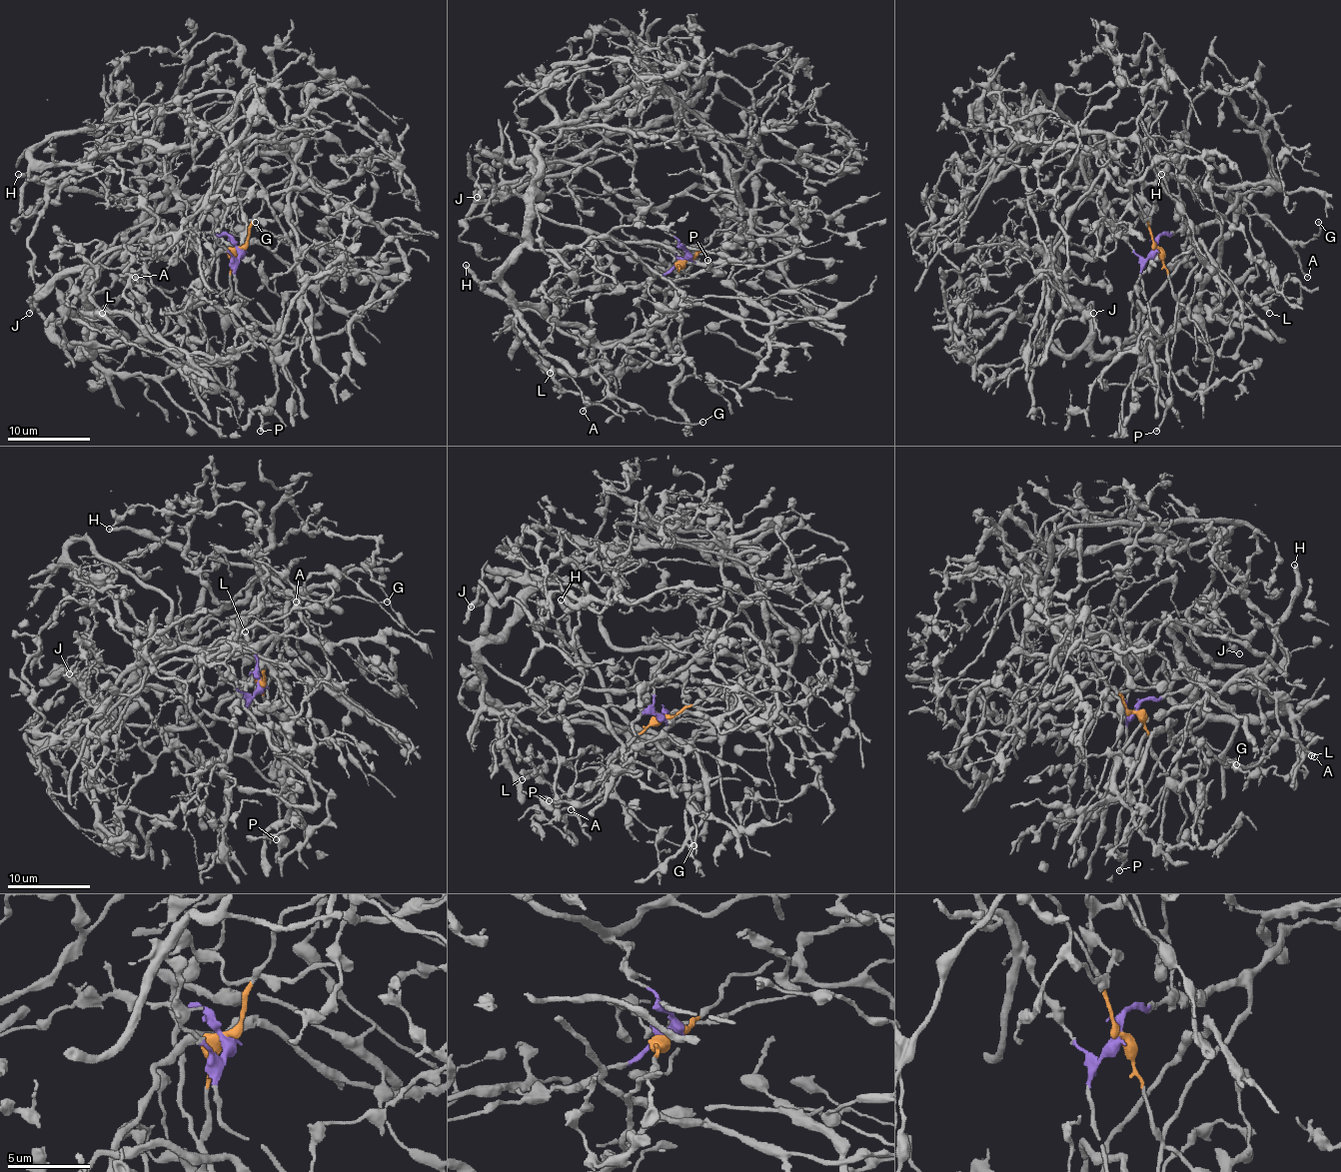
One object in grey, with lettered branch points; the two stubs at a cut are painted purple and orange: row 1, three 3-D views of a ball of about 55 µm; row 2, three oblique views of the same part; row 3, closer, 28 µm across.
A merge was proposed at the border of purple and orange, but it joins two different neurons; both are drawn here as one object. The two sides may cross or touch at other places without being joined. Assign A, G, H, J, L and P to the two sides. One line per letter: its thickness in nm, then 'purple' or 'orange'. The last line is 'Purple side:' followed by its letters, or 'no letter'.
A: calibre 190 nm; orange
G: calibre 170 nm; orange
H: calibre 360 nm; orange
J: calibre 300 nm; purple
L: calibre 420 nm; purple
P: calibre 220 nm; orange
Purple side: J, L

